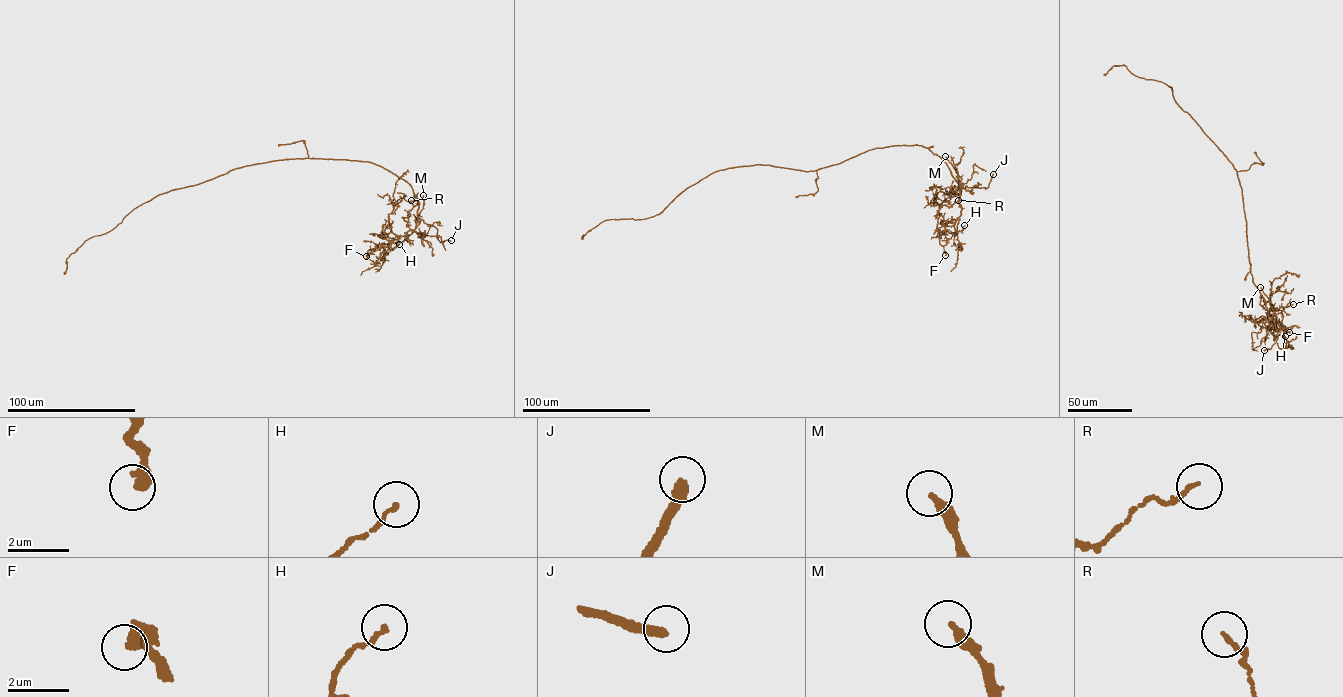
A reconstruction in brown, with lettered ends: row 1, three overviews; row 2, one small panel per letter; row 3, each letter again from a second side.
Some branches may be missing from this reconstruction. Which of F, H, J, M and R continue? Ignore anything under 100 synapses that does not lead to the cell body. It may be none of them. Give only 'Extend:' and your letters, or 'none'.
Extend: J

